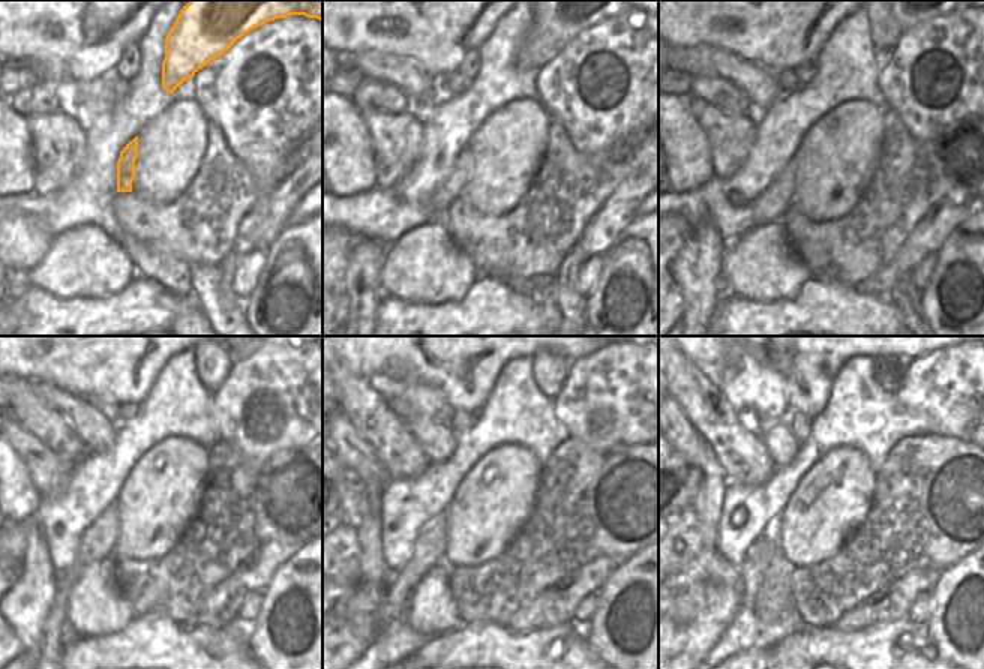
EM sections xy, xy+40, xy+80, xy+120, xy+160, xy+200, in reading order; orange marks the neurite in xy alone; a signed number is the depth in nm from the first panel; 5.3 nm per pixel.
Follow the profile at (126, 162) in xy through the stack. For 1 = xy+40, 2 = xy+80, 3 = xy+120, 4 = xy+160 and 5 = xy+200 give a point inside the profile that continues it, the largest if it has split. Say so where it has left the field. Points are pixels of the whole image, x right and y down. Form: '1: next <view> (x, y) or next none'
1: next xy+40 (446, 194)
2: next xy+80 (780, 192)
3: next xy+120 (105, 528)
4: next xy+160 (435, 530)
5: next xy+200 (768, 533)

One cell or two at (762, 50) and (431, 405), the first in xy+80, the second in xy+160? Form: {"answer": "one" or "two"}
{"answer": "two"}

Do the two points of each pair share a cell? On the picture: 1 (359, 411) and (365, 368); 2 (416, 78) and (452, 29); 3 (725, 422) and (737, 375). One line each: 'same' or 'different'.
1: different
2: different
3: different

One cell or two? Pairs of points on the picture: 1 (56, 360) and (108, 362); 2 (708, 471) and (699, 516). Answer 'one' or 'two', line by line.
1: one
2: one

